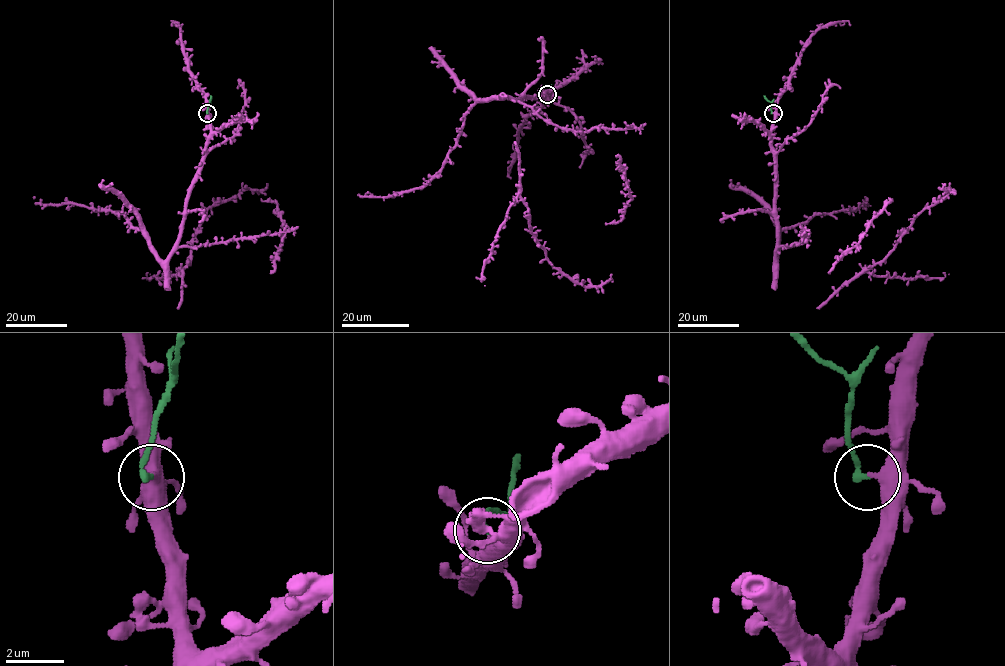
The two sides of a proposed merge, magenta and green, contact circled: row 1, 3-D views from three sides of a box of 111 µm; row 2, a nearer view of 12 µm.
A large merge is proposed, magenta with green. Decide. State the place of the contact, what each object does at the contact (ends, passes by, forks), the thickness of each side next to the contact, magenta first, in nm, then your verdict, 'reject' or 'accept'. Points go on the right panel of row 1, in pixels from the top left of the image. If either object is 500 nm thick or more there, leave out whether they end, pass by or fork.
(773, 113) | magenta ends | green ends | 440/220 nm | reject

